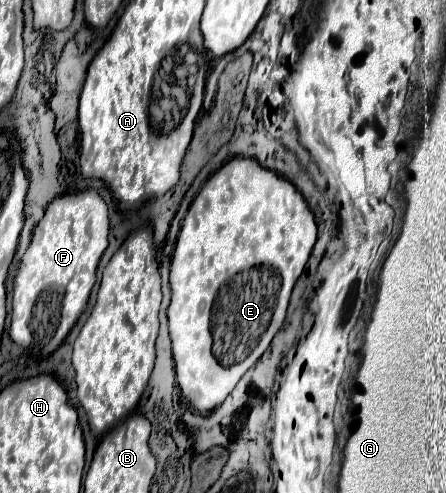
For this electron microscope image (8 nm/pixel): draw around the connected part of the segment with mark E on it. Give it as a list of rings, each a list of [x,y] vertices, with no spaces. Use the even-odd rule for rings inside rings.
[[[236,156],[206,180],[188,208],[170,264],[172,302],[168,306],[168,328],[174,370],[182,396],[194,410],[206,414],[220,406],[244,372],[270,346],[284,322],[292,288],[310,258],[314,242],[316,222],[302,194],[286,178],[262,168],[254,158]]]

